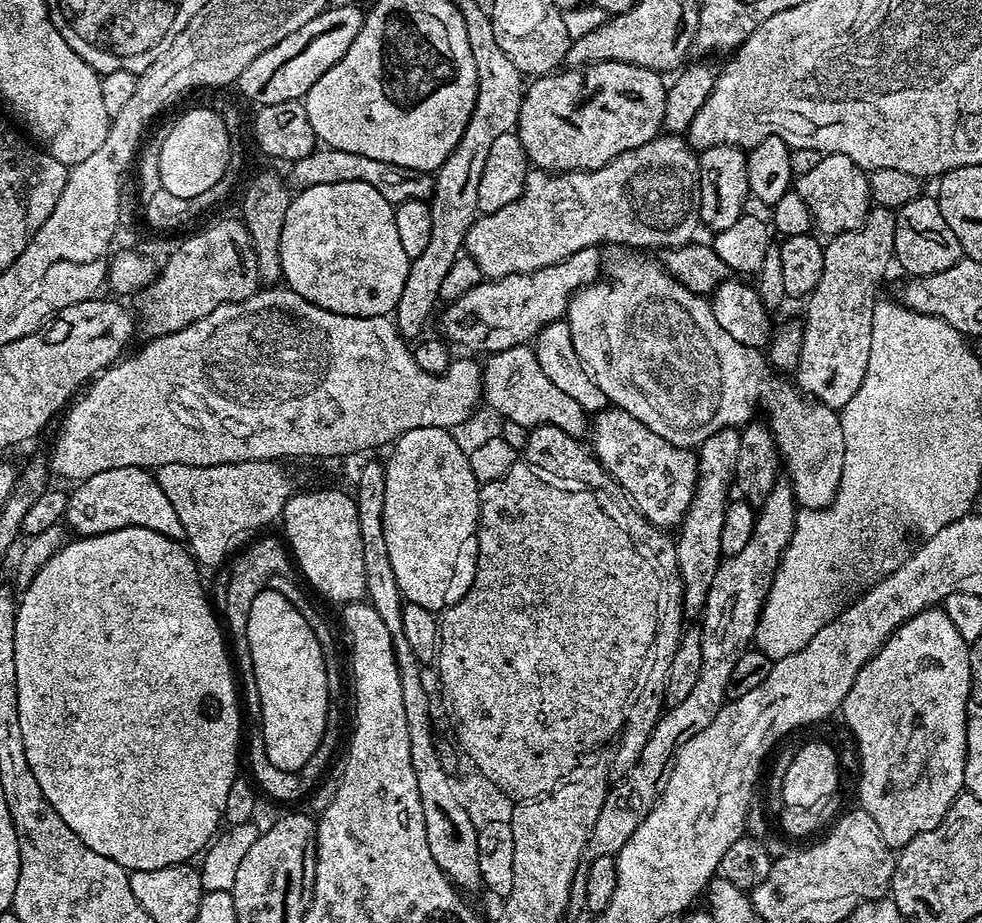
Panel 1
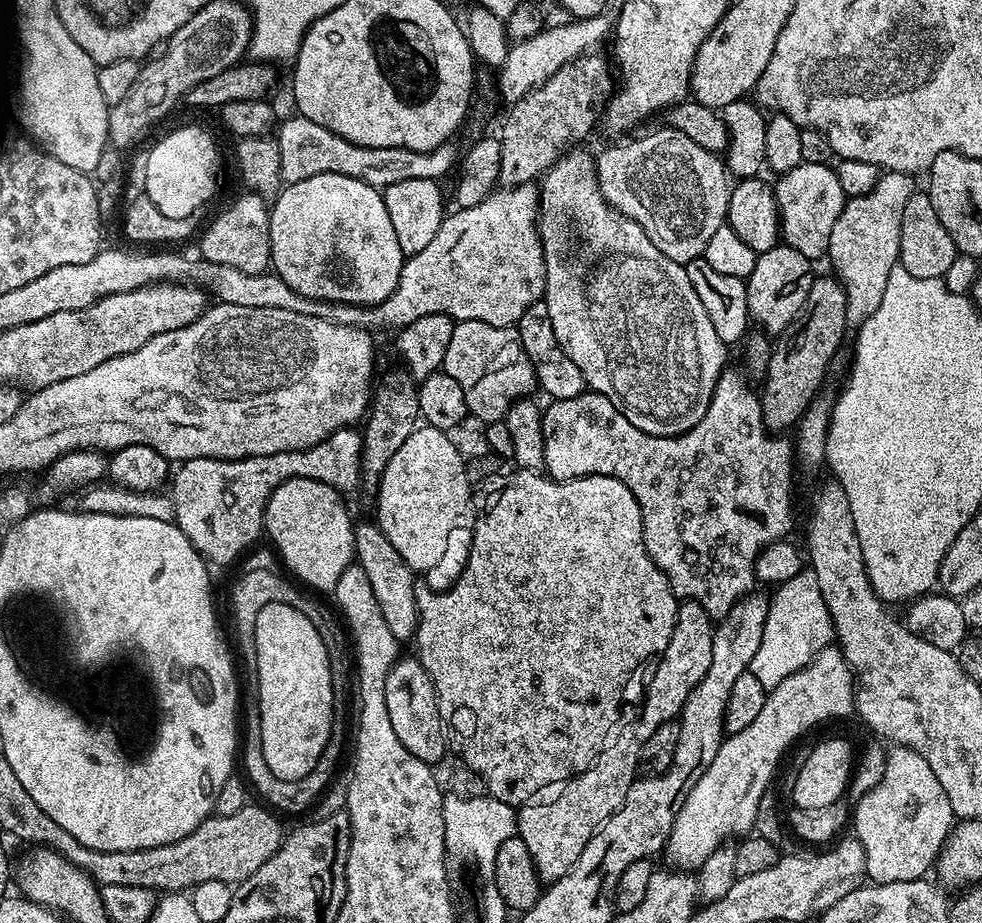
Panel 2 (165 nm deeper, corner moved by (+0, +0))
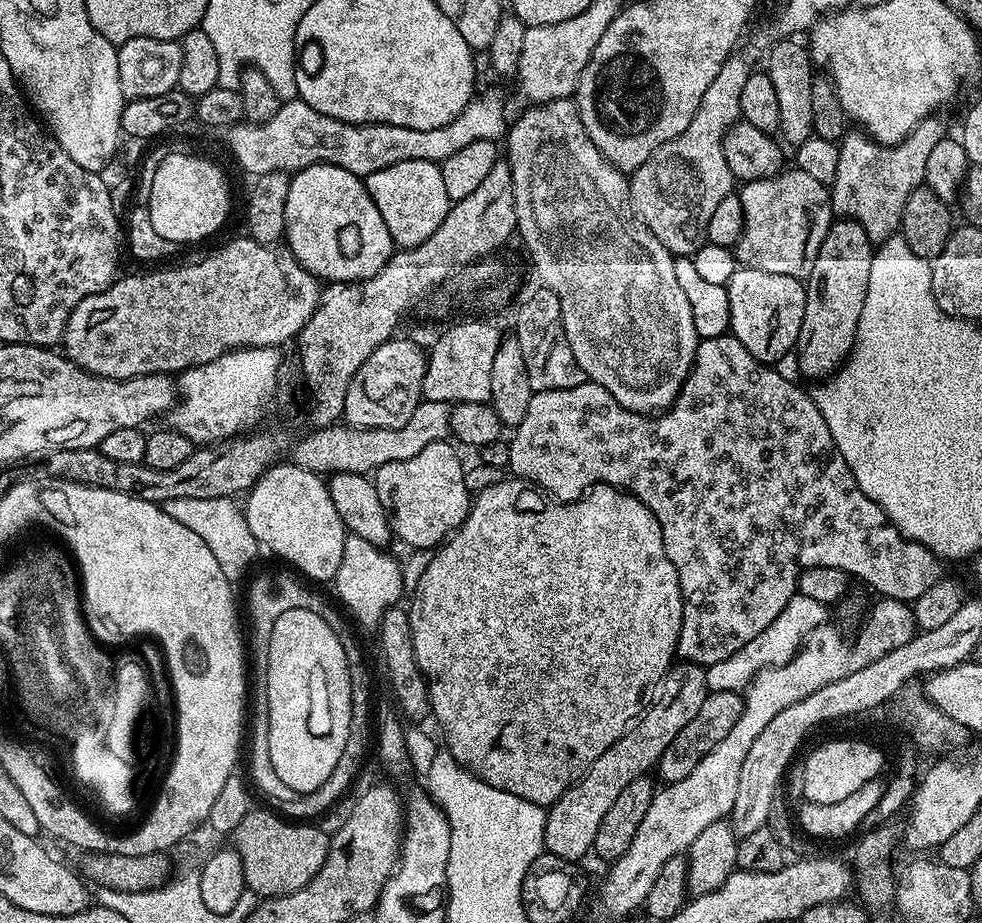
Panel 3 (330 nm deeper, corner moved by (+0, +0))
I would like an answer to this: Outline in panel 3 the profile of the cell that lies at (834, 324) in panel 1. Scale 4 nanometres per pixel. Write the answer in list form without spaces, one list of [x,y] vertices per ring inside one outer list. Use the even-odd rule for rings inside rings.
[[[935,115],[927,116],[905,140],[891,146],[878,143],[863,130],[849,131],[838,144],[838,170],[830,185],[833,213],[837,217],[858,222],[873,242],[897,235],[906,198],[910,198],[910,194],[924,184],[930,149],[945,139],[946,132],[936,119]]]

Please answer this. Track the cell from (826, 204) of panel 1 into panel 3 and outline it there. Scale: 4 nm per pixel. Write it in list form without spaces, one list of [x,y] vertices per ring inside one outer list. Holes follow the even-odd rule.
[[[793,167],[792,172],[788,171],[765,180],[749,180],[741,187],[744,189],[739,189],[744,225],[736,239],[734,255],[745,268],[804,280],[833,222],[832,197],[825,184],[810,178],[801,168]]]

